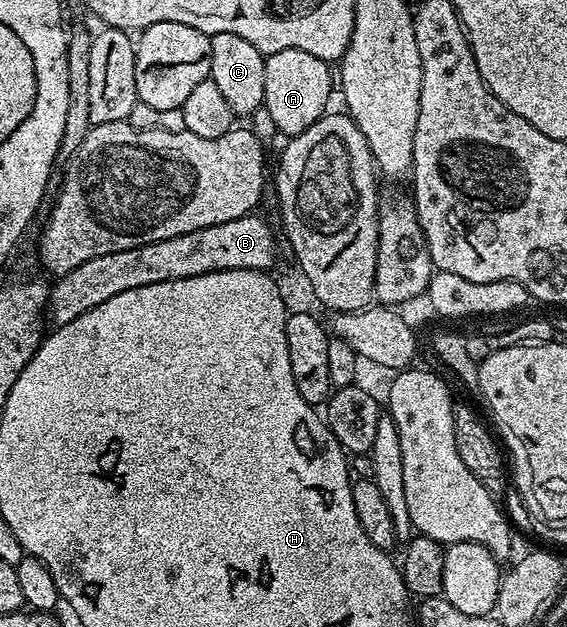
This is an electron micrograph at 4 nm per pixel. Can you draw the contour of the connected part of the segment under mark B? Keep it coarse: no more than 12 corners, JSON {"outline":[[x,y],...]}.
{"outline":[[257,216],[87,259],[52,282],[54,326],[111,295],[215,271],[272,270]]}

